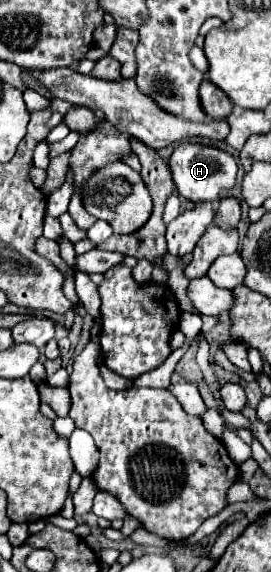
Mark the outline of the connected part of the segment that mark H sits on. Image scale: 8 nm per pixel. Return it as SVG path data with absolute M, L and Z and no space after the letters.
M181 143L175 147L171 159L169 159L171 171L173 171L173 181L181 197L193 201L193 203L205 203L205 201L217 201L221 195L235 185L235 175L237 175L237 163L235 159L219 149L197 145L197 143Z

